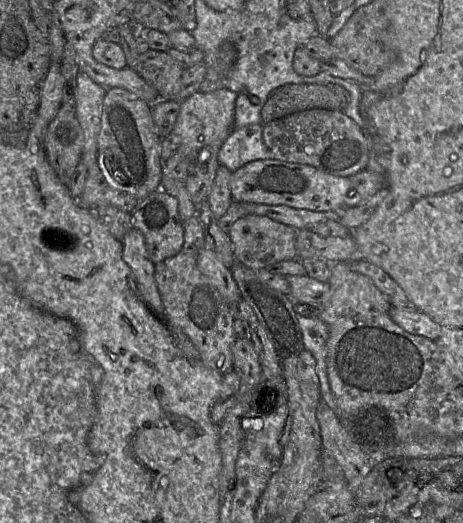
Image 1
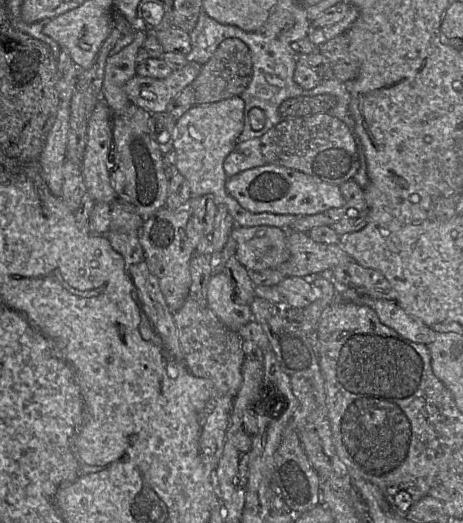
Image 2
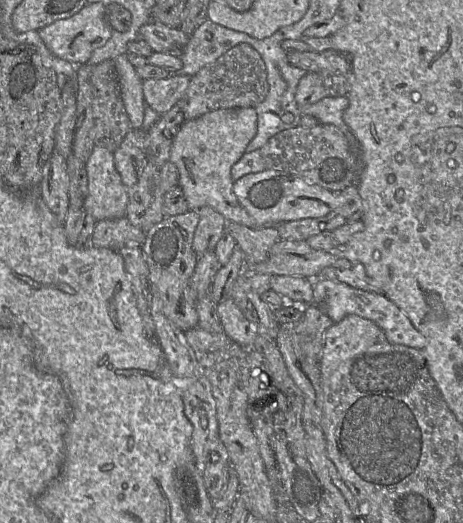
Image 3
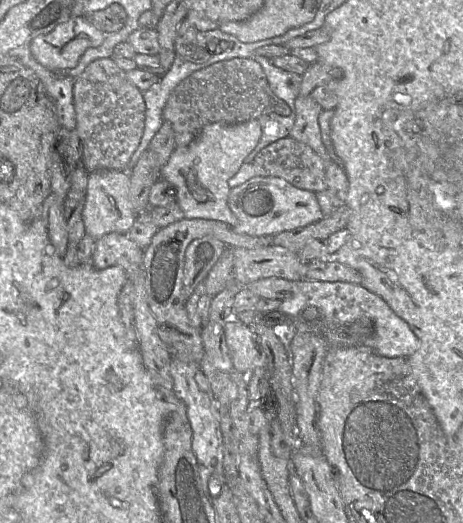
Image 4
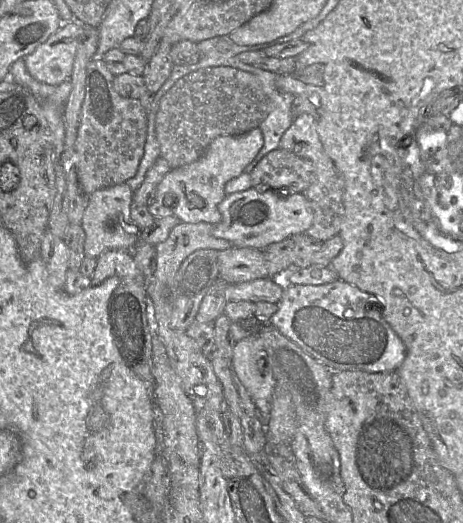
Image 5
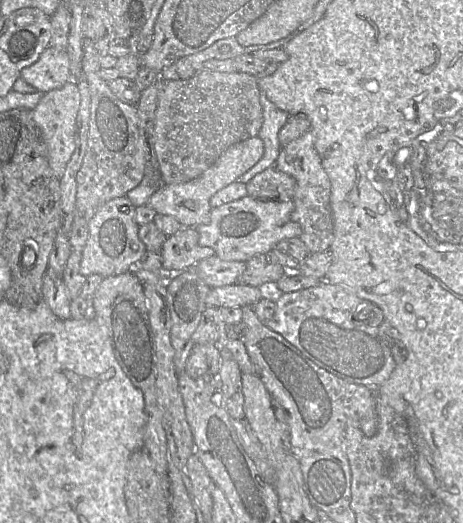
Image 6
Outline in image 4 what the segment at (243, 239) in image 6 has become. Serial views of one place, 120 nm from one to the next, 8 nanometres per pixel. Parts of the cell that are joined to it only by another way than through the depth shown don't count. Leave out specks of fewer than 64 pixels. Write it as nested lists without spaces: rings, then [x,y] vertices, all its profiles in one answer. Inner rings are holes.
[[[256,176],[232,188],[228,205],[238,219],[238,224],[233,226],[234,232],[256,237],[273,237],[324,218],[316,193],[299,189],[280,177]]]

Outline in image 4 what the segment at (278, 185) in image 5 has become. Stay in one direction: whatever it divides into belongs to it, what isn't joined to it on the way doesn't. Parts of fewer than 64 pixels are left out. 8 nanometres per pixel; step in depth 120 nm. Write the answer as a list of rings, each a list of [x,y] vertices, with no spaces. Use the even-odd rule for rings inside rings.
[[[288,136],[272,142],[255,157],[253,164],[258,176],[280,177],[293,186],[317,193],[326,188],[326,169],[323,159],[308,145]]]

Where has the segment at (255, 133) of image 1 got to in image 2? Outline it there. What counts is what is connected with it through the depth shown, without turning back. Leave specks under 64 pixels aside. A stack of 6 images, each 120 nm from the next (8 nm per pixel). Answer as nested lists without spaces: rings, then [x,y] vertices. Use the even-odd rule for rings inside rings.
[[[261,139],[239,141],[225,158],[223,168],[228,177],[242,171],[268,164],[261,151]]]

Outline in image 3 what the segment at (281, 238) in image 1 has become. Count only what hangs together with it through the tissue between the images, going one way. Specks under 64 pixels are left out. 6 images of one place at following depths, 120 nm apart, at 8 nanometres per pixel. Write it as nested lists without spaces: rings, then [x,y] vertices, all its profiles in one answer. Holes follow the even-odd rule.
[[[227,222],[225,230],[240,246],[247,266],[267,260],[270,249],[280,240],[277,227],[249,228],[236,222]]]

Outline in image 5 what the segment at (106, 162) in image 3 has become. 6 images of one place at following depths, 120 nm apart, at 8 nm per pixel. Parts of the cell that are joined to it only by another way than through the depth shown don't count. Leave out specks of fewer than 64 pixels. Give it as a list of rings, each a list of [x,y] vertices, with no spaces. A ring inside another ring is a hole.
[[[125,182],[97,190],[87,196],[82,227],[85,231],[85,257],[98,258],[108,250],[131,250],[140,241],[140,229],[131,219],[133,191]]]

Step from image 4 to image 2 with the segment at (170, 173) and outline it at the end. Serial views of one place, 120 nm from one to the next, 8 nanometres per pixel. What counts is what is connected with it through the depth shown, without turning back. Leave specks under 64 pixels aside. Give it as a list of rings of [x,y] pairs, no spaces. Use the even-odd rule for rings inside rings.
[[[240,96],[207,104],[195,104],[177,121],[174,132],[173,148],[176,152],[178,171],[187,179],[192,196],[212,195],[216,204],[223,204],[238,226],[272,226],[290,229],[291,225],[302,216],[293,214],[273,214],[269,212],[252,213],[243,208],[227,189],[228,179],[224,171],[225,158],[238,143],[244,127],[245,103]]]

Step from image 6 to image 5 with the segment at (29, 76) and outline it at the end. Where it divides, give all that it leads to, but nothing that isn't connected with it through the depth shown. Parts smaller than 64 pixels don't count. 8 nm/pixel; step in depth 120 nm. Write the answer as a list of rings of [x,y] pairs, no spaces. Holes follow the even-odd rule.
[[[75,20],[64,22],[46,42],[24,57],[30,76],[39,83],[53,86],[69,81],[83,33],[83,24]]]

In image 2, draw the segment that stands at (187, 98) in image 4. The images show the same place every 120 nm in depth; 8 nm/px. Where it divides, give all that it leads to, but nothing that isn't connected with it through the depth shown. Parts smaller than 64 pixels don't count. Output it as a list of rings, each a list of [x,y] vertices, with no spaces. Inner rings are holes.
[[[228,38],[220,43],[211,59],[202,66],[201,72],[192,86],[195,104],[214,103],[234,96],[241,96],[249,85],[253,74],[253,64],[248,46],[238,38]]]

